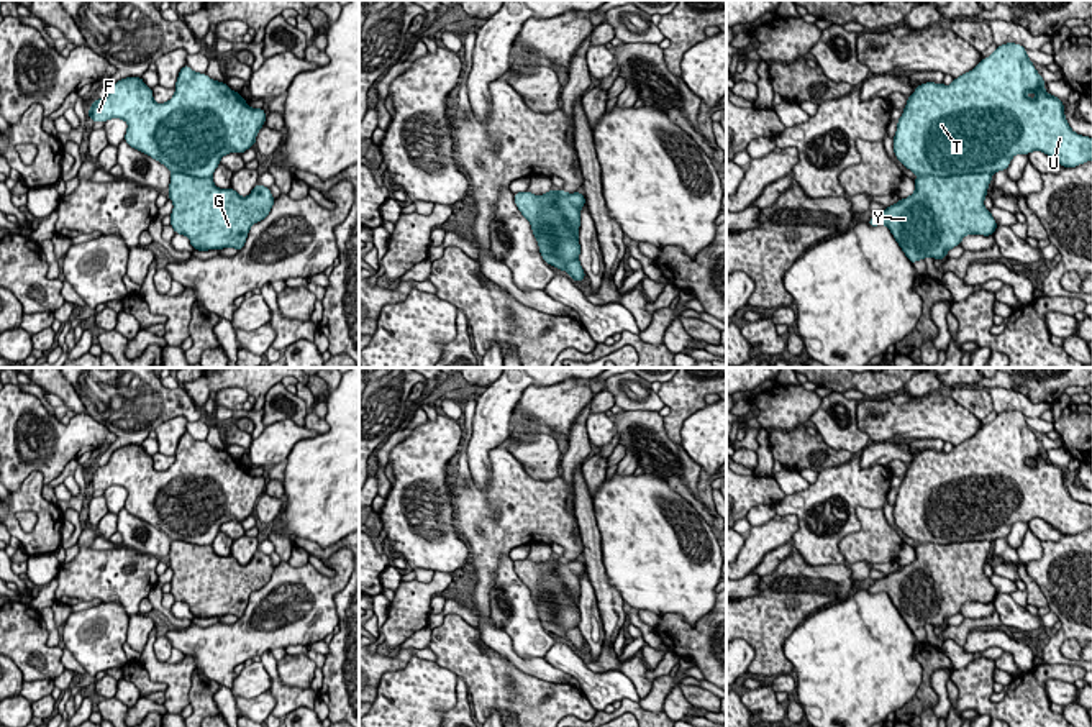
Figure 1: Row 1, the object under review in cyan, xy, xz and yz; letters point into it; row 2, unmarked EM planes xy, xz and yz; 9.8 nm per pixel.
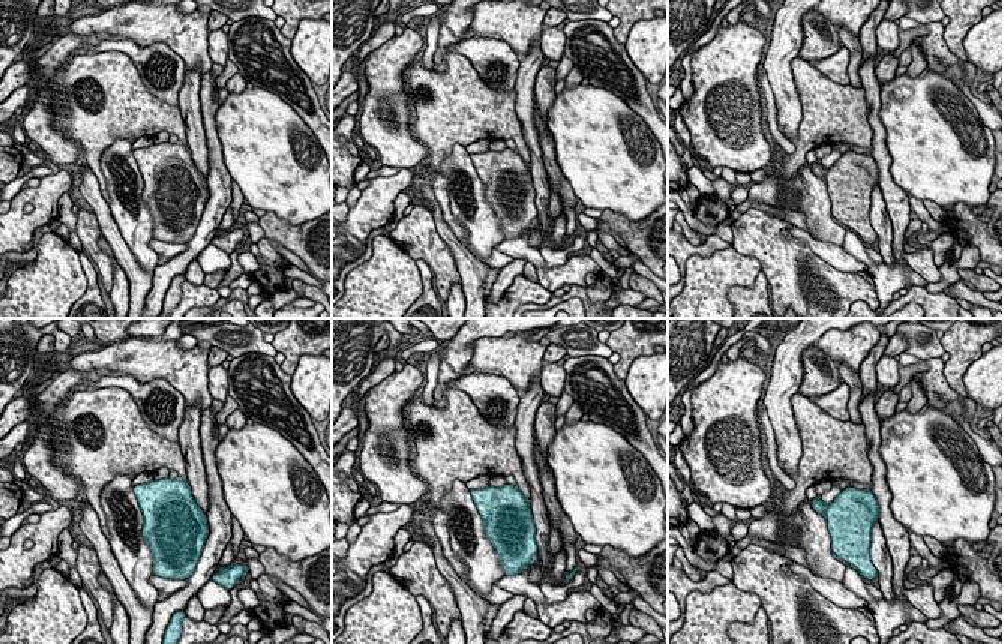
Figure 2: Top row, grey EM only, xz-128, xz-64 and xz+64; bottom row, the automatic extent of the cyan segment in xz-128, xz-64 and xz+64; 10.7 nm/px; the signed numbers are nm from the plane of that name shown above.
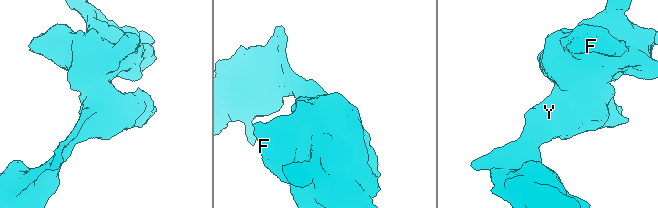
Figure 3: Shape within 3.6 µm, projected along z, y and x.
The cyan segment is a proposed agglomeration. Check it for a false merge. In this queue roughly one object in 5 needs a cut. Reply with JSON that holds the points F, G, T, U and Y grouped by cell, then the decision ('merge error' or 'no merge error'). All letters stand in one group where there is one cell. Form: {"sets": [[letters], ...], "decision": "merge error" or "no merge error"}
{"sets": [["F", "G", "T", "U", "Y"]], "decision": "no merge error"}

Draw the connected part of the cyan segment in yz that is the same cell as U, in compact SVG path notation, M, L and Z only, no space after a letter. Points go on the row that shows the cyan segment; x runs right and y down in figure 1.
M1007 43L999 46L989 57L982 59L972 71L956 77L951 85L926 82L915 89L907 98L894 136L895 158L918 177L915 192L874 213L867 222L871 226L885 225L910 263L931 256L944 259L946 253L961 245L966 235L994 235L997 222L984 207L992 174L1005 171L1015 154L1043 151L1062 167L1076 167L1092 161L1092 138L1071 130L1064 117L1064 103L1048 94L1041 74L1028 59L1021 44Z

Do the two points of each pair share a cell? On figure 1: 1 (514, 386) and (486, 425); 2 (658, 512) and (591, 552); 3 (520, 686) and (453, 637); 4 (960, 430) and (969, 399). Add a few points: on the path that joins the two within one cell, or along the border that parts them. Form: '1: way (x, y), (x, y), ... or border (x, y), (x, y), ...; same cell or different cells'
1: way (504, 396), (494, 406), (492, 416); same cell
2: border (592, 507), (600, 532), (602, 563), (610, 583); different cells
3: way (504, 686), (469, 653); same cell
4: border (951, 396), (979, 420); different cells

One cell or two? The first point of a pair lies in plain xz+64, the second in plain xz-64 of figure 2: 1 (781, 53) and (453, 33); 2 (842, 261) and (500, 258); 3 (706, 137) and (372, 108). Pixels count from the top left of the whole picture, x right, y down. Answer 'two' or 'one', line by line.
1: one
2: one
3: one

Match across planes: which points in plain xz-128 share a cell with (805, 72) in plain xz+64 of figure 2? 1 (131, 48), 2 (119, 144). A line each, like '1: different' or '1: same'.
1: different
2: different

